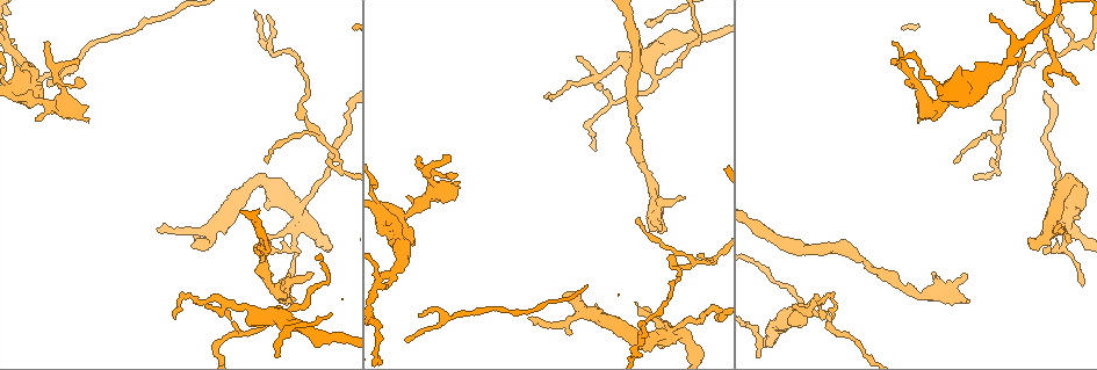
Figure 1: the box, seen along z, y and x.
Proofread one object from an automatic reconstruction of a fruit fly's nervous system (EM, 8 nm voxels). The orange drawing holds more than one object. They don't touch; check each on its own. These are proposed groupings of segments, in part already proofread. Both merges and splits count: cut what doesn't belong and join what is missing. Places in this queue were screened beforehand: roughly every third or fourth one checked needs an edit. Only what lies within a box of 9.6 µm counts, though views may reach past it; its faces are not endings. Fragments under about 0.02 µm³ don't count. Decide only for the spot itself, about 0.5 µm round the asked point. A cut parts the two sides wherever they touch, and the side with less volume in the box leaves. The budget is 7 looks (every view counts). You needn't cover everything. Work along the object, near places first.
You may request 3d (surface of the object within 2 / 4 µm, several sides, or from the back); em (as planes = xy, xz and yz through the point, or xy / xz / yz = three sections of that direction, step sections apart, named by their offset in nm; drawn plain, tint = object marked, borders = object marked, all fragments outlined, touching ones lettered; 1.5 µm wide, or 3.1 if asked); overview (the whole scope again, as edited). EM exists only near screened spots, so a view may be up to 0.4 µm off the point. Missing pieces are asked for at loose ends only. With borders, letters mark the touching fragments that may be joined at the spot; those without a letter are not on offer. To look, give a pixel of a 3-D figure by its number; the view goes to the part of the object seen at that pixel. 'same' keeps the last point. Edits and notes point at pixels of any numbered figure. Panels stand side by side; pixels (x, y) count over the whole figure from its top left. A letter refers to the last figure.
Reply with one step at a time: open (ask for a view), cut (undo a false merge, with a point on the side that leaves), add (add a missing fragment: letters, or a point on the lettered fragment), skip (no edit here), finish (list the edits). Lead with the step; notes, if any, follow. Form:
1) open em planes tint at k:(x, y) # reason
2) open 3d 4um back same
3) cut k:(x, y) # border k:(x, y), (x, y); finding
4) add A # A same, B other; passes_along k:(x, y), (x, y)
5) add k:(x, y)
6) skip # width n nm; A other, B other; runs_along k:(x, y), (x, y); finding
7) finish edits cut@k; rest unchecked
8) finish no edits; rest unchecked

open 3d 2um at 1:(243, 308) # calibre changes

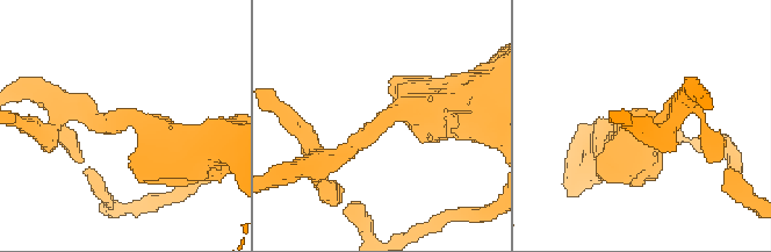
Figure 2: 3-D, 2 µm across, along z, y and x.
open em planes borders at 2:(121, 119) # arm_widths 200, 440 nm; need the tissue

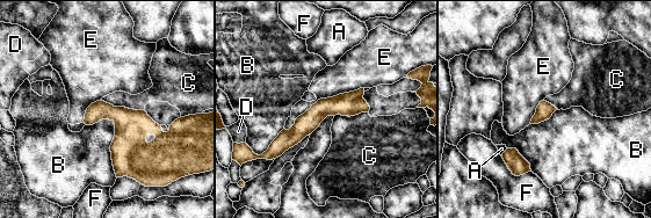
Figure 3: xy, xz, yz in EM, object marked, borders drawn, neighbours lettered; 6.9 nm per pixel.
skip # A other, B other, C other, D other, E other, F other; runs_along 3:(361, 92), (322, 108), (265, 155); all the same neuron

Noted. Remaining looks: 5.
open em planes plain at 1:(528, 317) # tapers out

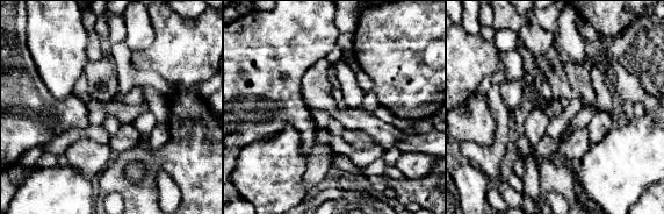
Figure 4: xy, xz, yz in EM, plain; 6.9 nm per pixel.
open em planes borders same # what lies round it

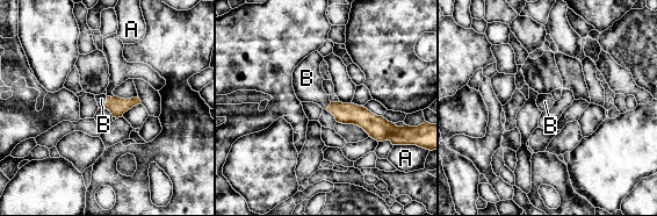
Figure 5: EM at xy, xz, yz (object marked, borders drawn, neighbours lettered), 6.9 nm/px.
add B # longest_contact B 80 nm; A other, B same; the neuron continues

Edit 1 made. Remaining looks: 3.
open em planes tint at 1:(296, 235) # sudden change in width

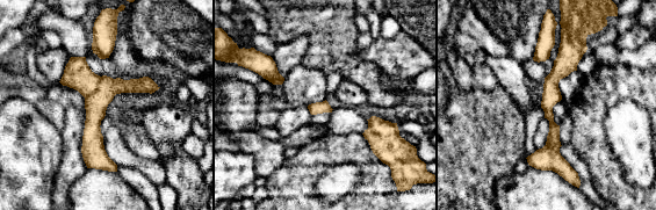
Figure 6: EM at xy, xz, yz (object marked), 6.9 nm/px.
open em planes borders same # what lies round it

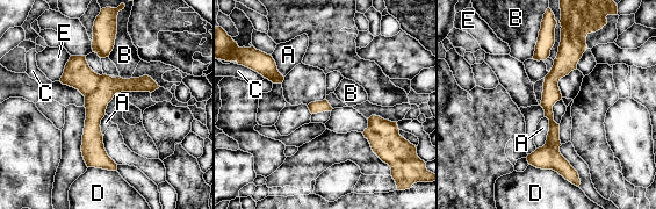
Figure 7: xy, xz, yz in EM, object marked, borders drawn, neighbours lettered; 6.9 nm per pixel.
cut 7:(78, 74) # A other, B other, C other, D other, E other; border 7:(101, 76), (98, 86), (85, 98); a second neuron is stuck on

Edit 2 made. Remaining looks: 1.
finish edits add@5, cut@7; rest unchecked

